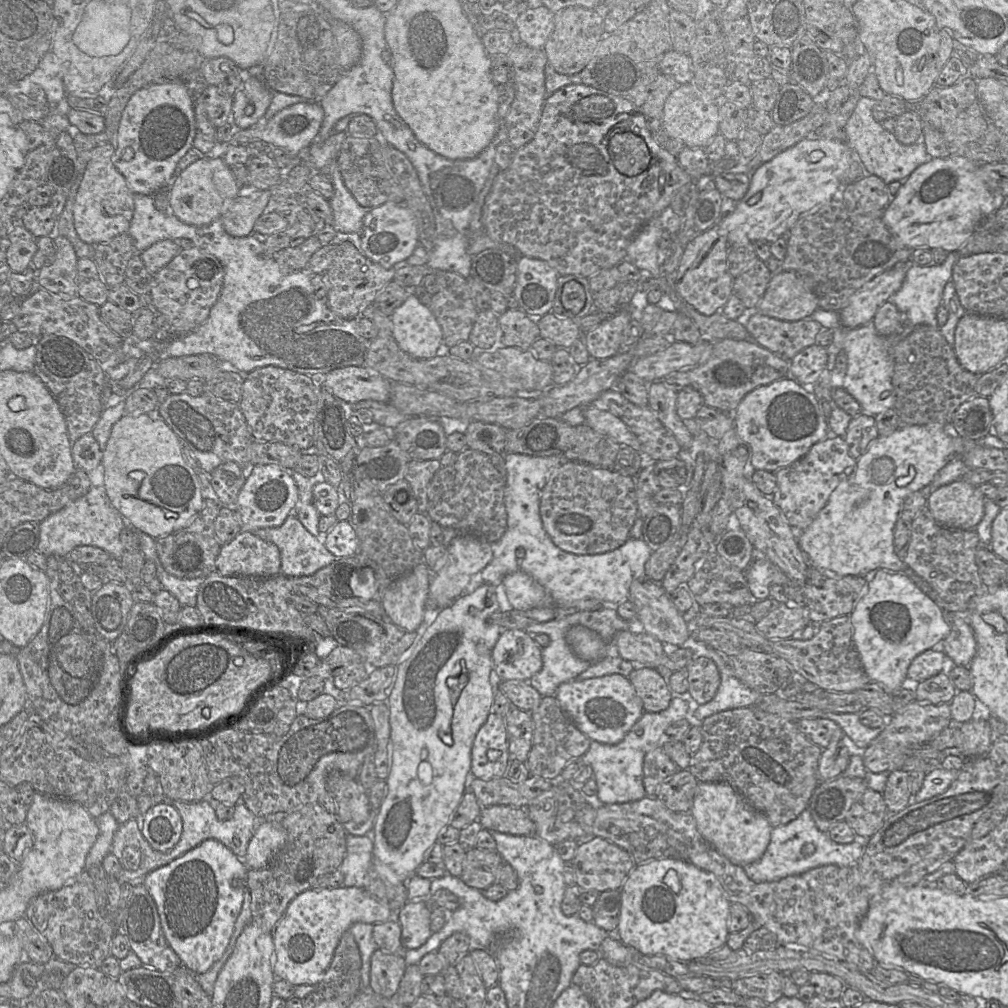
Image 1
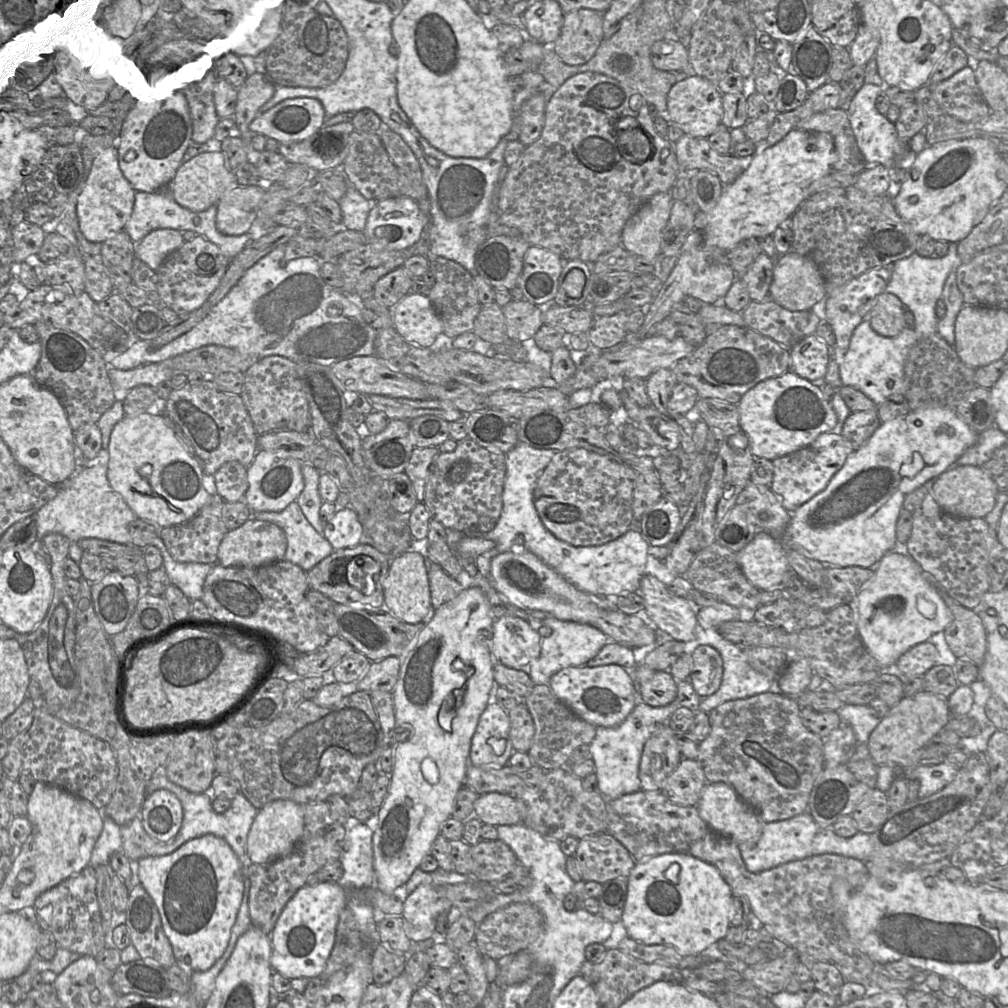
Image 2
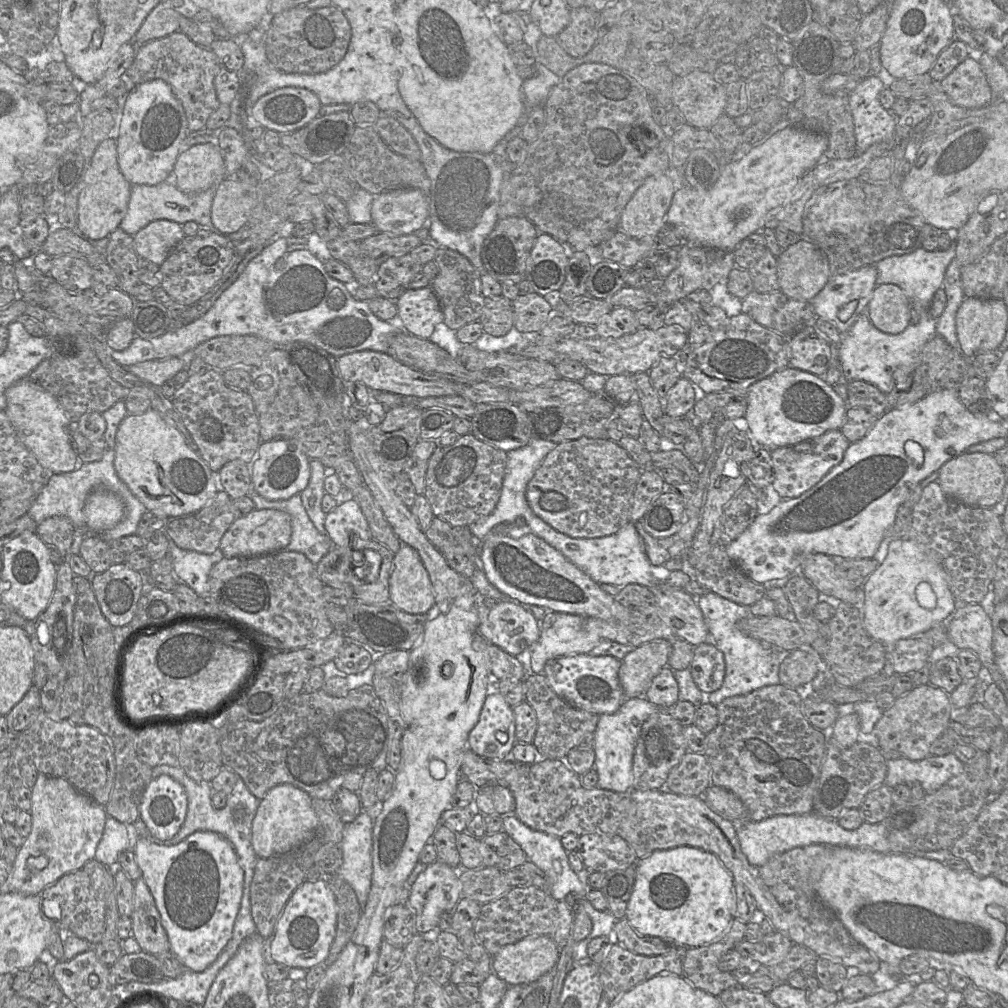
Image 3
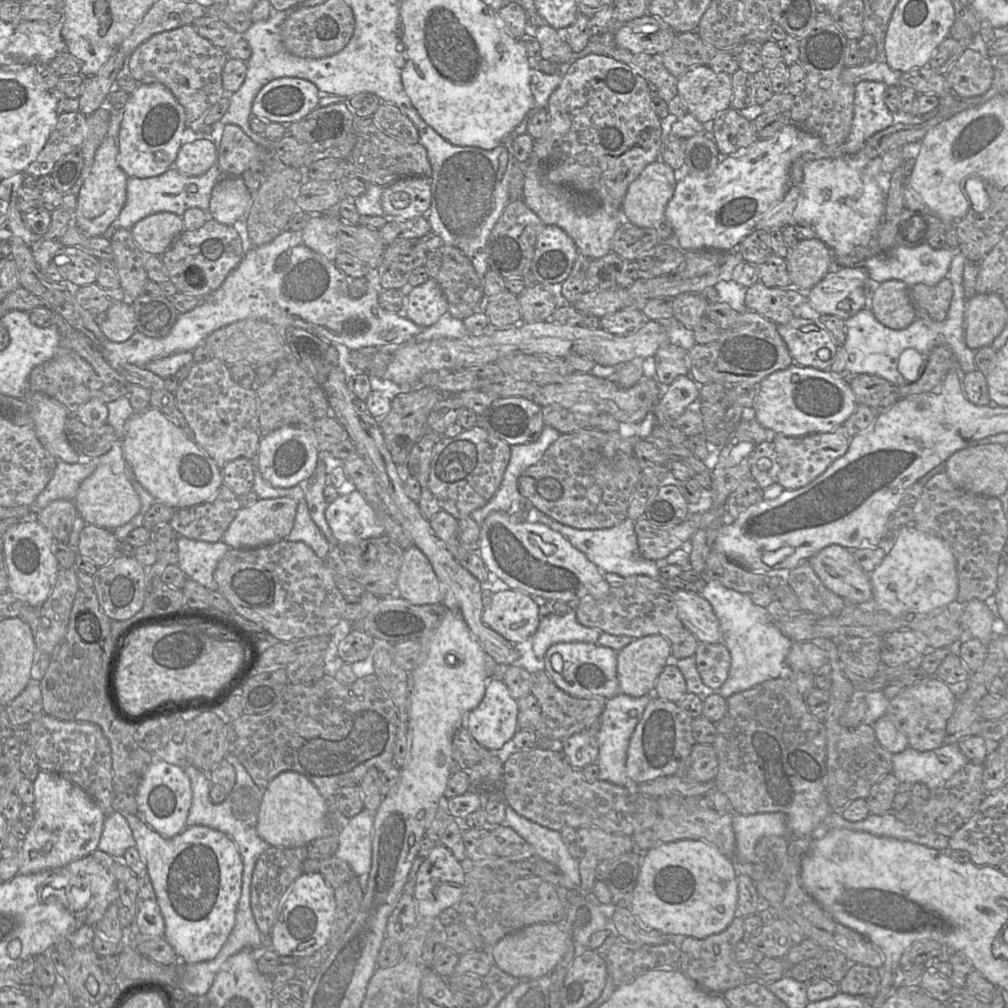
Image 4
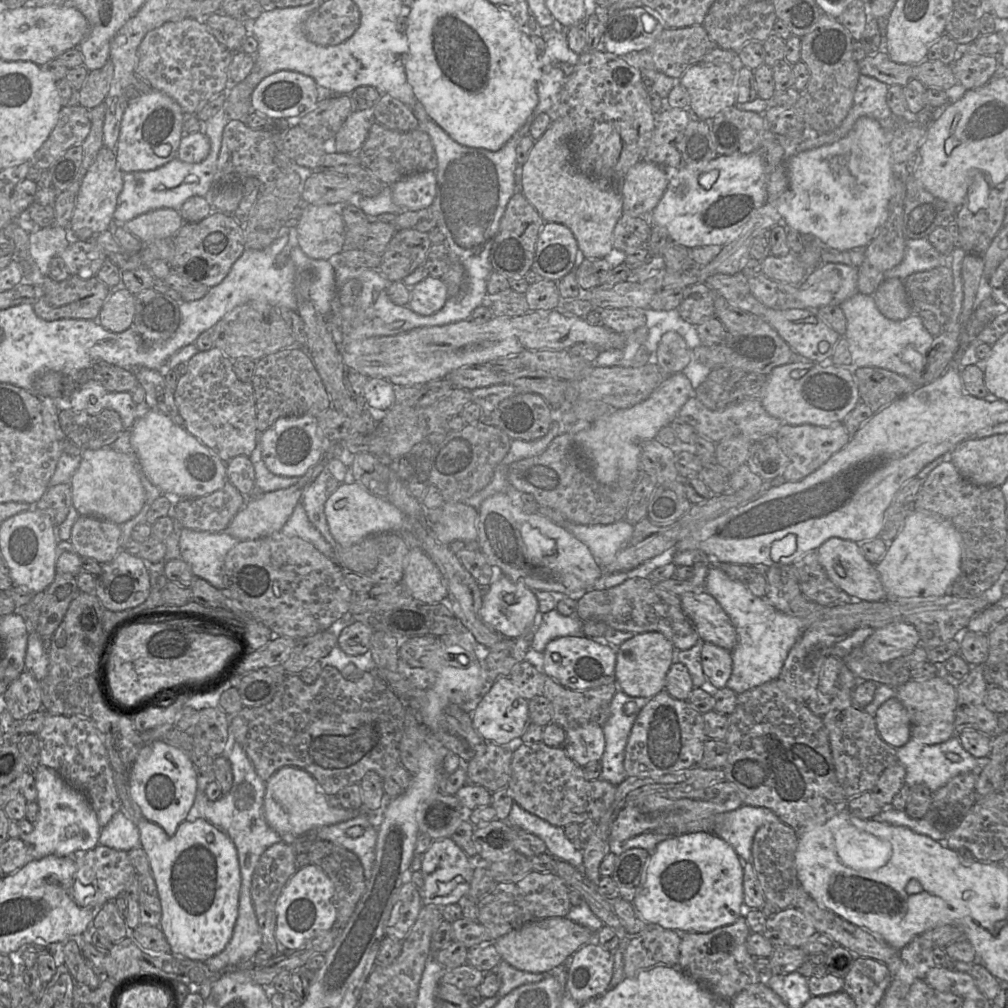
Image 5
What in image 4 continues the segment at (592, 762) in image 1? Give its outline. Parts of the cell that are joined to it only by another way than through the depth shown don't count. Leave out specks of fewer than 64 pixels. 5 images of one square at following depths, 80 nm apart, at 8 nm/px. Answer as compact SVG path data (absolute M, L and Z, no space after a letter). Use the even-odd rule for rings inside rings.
M619 692L616 696L607 700L606 707L600 716L600 730L596 735L599 748L597 758L599 780L607 781L618 786L628 786L630 784L626 775L627 751L638 720L642 717L650 699L651 695L634 698ZM632 709L637 711L636 717L629 716L629 711Z

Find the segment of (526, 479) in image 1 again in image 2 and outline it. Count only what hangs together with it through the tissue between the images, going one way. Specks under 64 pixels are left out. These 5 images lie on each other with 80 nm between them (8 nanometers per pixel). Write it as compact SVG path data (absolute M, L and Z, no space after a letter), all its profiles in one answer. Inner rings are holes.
M518 443L505 454L506 475L504 480L502 512L494 529L483 538L491 541L494 548L476 559L459 557L470 576L480 572L490 581L492 558L511 550L514 544L538 556L581 591L594 596L617 597L638 591L642 577L647 574L649 545L641 532L629 529L619 538L599 546L573 546L555 537L542 523L534 504L537 481L557 451L539 450Z

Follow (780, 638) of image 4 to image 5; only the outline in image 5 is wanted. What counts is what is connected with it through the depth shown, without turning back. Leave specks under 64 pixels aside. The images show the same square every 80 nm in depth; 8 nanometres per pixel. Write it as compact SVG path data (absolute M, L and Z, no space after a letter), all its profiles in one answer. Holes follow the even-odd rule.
M708 558L708 562L710 567L708 569L704 589L716 599L723 610L728 614L737 634L737 643L731 651L733 661L732 674L725 687L728 687L739 695L766 683L776 681L790 649L804 631L804 620L797 616L778 612L765 598L759 598L753 595L746 583L731 579L714 564L712 558Z

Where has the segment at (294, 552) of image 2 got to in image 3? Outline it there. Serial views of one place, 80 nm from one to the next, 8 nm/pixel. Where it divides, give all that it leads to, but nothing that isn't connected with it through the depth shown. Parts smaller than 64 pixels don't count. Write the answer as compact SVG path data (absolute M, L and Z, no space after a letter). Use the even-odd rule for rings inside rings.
M254 490L250 493L254 509L277 509L286 512L291 519L291 537L286 549L304 554L317 564L333 547L330 538L320 533L308 517L300 494L285 500L267 500Z

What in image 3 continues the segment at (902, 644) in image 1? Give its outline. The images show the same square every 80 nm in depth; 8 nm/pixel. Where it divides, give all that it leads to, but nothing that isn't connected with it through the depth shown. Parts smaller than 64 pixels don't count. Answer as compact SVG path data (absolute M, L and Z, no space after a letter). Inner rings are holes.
M906 537L891 542L883 563L866 579L858 611L867 633L888 650L899 640L945 625L955 609L956 601L943 567Z

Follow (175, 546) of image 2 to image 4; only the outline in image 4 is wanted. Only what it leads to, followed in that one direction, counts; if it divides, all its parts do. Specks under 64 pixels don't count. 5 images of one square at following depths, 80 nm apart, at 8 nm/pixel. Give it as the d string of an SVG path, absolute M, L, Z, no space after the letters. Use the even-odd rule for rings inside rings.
M222 484L217 493L207 501L176 509L169 523L178 537L215 543L222 541L226 530L240 509L239 497L228 486Z

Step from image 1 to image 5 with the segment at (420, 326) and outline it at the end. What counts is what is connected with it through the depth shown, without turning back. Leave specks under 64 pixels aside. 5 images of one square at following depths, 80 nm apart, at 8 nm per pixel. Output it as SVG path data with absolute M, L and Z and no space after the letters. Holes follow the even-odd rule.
M428 275L410 289L408 307L417 314L428 316L439 311L447 298L447 287L442 279Z

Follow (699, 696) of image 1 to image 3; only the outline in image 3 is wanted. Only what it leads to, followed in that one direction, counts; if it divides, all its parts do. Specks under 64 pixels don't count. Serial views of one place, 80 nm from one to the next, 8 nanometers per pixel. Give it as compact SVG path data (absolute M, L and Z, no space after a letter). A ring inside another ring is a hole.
M702 643L694 648L690 670L701 692L715 692L722 686L725 678L724 654L714 644Z

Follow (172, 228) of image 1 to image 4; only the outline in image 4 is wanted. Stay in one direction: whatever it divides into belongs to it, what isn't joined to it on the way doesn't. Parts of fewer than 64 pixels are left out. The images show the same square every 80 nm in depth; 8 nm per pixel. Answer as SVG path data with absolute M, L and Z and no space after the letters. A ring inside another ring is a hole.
M217 163L201 176L187 176L172 167L157 177L129 177L126 202L115 221L115 227L130 230L141 219L159 212L172 212L181 217L189 208L200 208L208 212L212 191L220 180L221 172Z

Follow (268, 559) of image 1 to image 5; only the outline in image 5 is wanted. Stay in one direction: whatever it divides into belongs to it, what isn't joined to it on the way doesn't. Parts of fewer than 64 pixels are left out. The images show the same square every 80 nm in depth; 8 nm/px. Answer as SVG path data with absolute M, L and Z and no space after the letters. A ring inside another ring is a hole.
M326 457L310 467L307 472L299 477L299 481L287 488L263 493L257 500L246 502L235 515L226 532L238 541L255 540L281 531L284 524L291 516L294 508L300 502L306 488L316 479L326 466Z

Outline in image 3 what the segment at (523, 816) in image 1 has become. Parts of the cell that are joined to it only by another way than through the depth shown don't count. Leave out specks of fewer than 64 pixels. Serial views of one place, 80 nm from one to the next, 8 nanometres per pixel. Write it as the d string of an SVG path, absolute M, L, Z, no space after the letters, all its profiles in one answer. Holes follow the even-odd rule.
M487 785L476 790L474 809L483 815L498 814L504 817L514 814L515 806L515 798L508 787Z

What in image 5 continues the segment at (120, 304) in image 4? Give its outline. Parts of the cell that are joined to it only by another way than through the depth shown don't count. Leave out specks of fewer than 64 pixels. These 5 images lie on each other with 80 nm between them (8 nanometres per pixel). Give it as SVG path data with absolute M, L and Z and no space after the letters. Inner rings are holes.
M123 286L111 289L99 315L98 323L106 330L120 333L132 326L135 315L135 295Z

